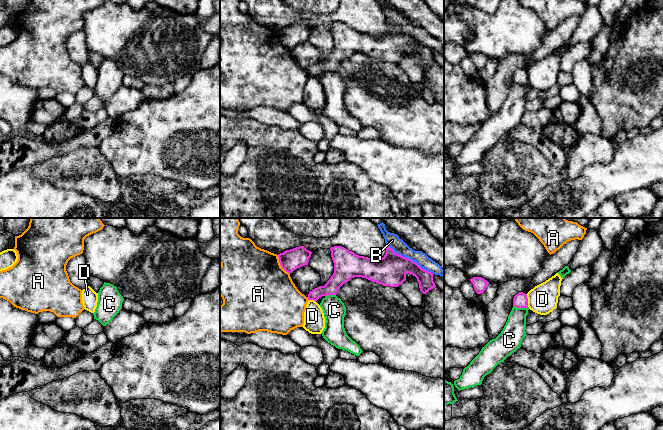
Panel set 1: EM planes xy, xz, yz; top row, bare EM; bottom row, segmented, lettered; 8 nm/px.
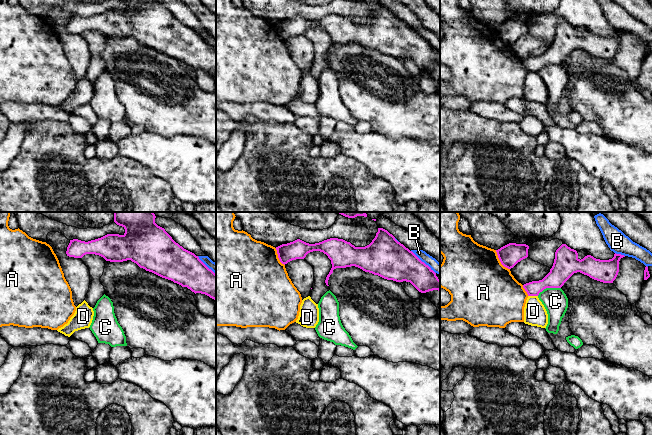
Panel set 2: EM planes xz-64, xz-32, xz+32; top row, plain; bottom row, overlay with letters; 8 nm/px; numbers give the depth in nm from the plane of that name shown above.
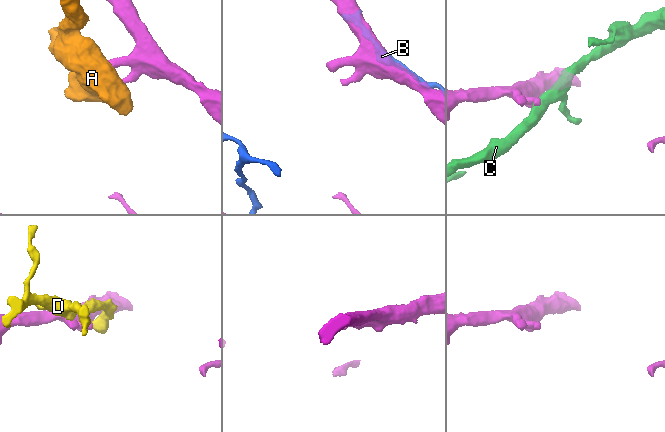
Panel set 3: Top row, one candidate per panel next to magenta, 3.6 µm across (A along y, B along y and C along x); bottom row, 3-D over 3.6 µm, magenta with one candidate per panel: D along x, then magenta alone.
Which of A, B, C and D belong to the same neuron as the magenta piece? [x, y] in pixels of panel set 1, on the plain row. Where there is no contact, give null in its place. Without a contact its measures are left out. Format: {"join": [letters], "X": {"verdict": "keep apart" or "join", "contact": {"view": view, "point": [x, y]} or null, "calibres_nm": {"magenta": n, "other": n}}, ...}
{"join": [], "A": {"verdict": "keep apart", "contact": {"view": "xz", "point": [280, 40]}, "calibres_nm": {"magenta": 170, "other": 500}}, "B": {"verdict": "keep apart", "contact": {"view": "xz", "point": [410, 35]}, "calibres_nm": {"magenta": 240, "other": 120}}, "C": {"verdict": "keep apart", "contact": {"view": "yz", "point": [520, 83]}, "calibres_nm": {"magenta": 120, "other": 190}}, "D": {"verdict": "keep apart", "contact": {"view": "yz", "point": [527, 76]}, "calibres_nm": {"magenta": 120, "other": 240}}}

